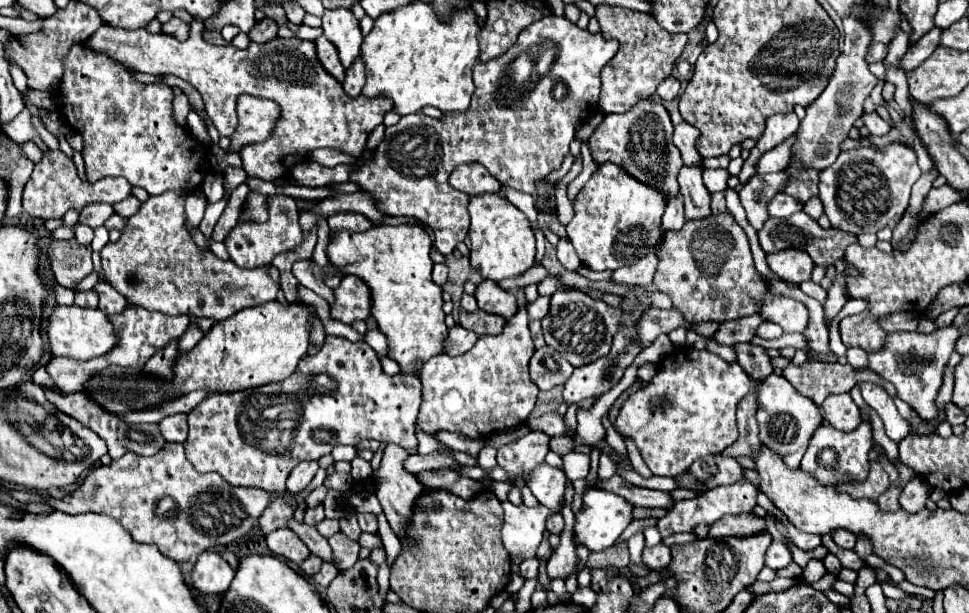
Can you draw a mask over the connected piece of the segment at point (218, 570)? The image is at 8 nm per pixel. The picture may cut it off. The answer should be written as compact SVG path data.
M202 552L192 568L190 586L200 596L216 596L228 590L234 578L234 570L228 566L226 560L220 558L218 552Z

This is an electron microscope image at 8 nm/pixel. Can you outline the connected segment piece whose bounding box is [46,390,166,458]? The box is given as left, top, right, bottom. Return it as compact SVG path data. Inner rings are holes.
M46 390L46 398L64 414L76 418L78 422L82 422L86 428L90 428L92 432L96 432L102 440L106 440L108 444L108 454L112 458L120 458L126 452L136 452L138 456L154 456L158 450L162 450L166 446L164 436L158 432L158 424L126 424L120 422L118 416L106 412L104 408L100 408L96 402L92 402L84 392L74 392L74 394L56 394L52 390Z

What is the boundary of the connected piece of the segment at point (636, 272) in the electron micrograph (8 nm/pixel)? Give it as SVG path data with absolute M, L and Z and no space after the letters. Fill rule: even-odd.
M652 250L644 258L640 258L636 264L626 266L626 268L618 268L612 274L612 282L614 284L624 284L624 286L650 284L652 276L656 272L656 264L658 264L658 256L656 256L656 250Z

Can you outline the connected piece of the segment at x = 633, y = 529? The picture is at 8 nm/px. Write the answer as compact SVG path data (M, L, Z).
M634 519L630 525L622 532L622 538L618 538L618 544L620 542L626 542L632 535L641 532L643 533L644 528L647 527L655 527L657 523L657 519Z

